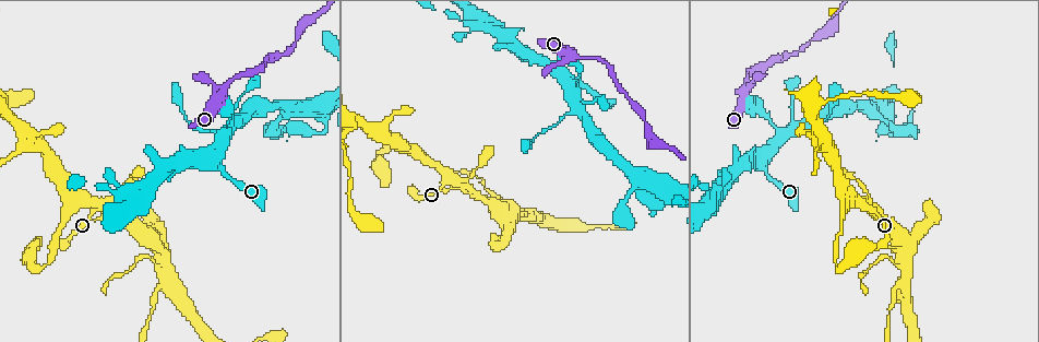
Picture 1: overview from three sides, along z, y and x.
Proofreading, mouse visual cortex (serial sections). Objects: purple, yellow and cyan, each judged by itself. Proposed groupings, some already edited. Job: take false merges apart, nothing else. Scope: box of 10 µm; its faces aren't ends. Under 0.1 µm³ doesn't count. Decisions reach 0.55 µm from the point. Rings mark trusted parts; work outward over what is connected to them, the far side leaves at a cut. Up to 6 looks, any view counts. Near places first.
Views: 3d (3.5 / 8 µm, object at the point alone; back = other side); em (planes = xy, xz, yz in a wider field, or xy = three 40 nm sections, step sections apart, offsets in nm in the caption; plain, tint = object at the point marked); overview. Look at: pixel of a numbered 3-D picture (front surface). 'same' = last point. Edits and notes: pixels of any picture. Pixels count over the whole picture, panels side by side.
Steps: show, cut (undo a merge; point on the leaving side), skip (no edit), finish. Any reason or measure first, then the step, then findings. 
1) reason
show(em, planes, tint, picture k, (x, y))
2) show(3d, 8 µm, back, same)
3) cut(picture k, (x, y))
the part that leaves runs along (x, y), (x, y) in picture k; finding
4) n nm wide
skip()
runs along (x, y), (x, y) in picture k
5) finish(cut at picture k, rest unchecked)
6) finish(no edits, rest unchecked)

three-way junction
show(3d, 3.5 µm, picture 1, (423, 158))

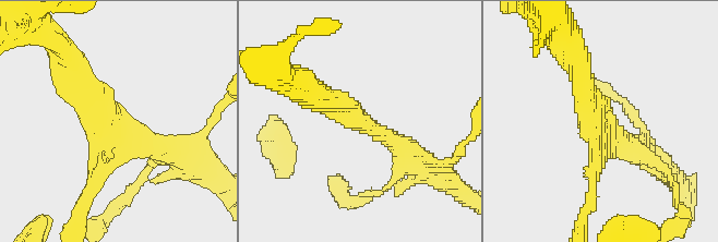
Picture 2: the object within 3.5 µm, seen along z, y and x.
show(em, planes, tint, picture 2, (359, 117))

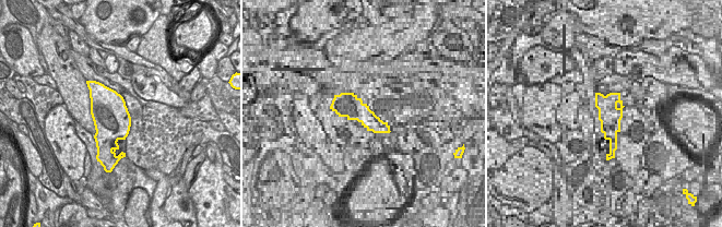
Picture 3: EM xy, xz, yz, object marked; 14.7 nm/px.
550 nm wide
skip()
runs along (158, 154), (97, 111), (78, 71) in picture 2; one cell here

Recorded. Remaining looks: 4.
thick turns thin
show(3d, 3.5 µm, back, picture 1, (318, 132))

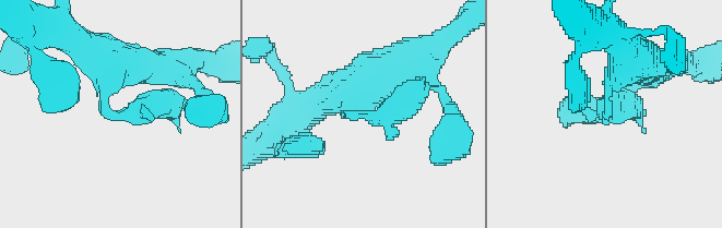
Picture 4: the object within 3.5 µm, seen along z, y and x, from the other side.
show(em, xy, step 2, tint, picture 4, (363, 114))

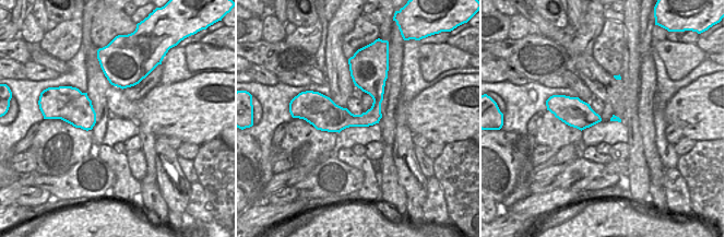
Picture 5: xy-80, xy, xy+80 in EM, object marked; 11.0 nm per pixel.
skip()
runs along (120, 66), (104, 106), (174, 119) in picture 4; all the same cell

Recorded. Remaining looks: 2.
sudden change in width
show(3d, 3.5 µm, picture 1, (746, 76))

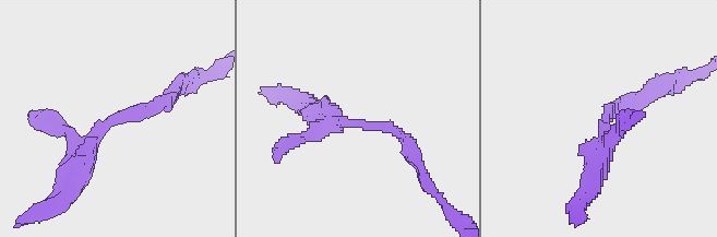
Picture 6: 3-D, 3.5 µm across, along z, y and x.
show(em, xy, step 3, tint, picture 6, (352, 123))

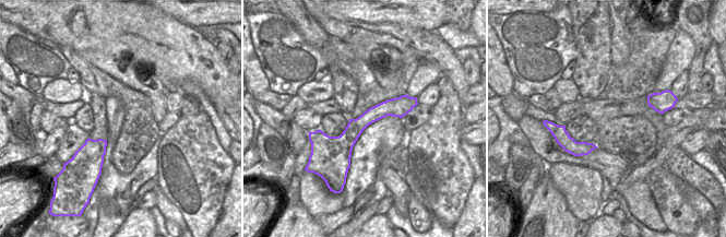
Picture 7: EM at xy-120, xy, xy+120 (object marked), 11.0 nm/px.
skip()
one cell here

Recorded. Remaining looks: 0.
finish(no edits, rest unchecked)

